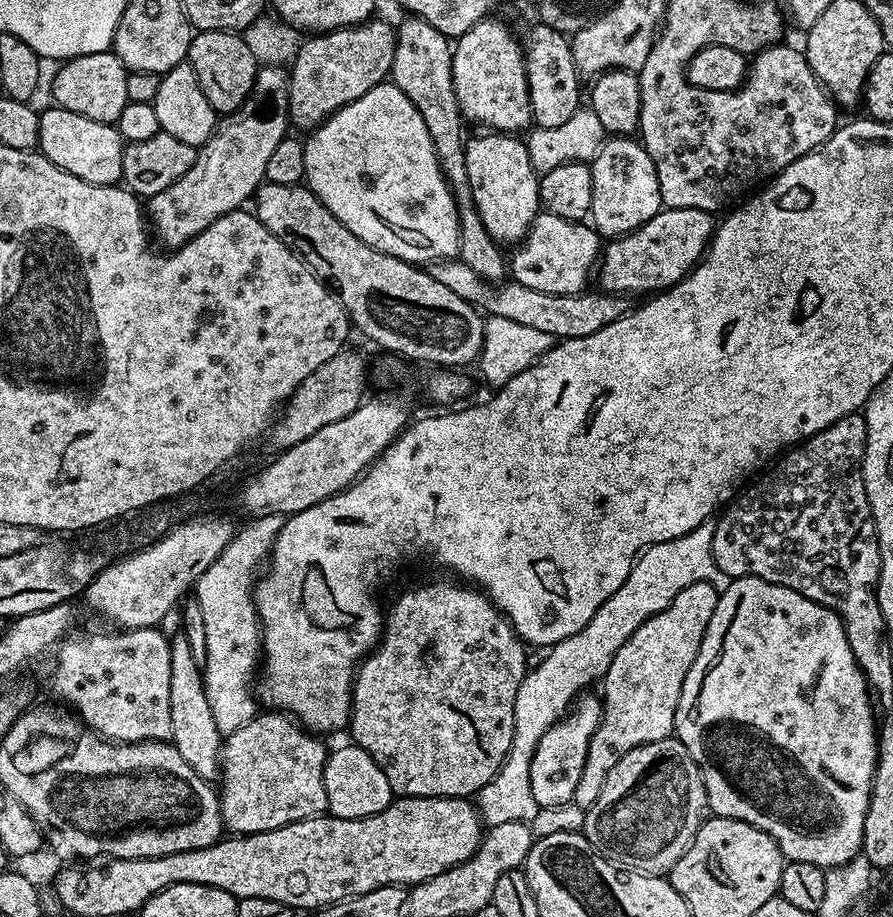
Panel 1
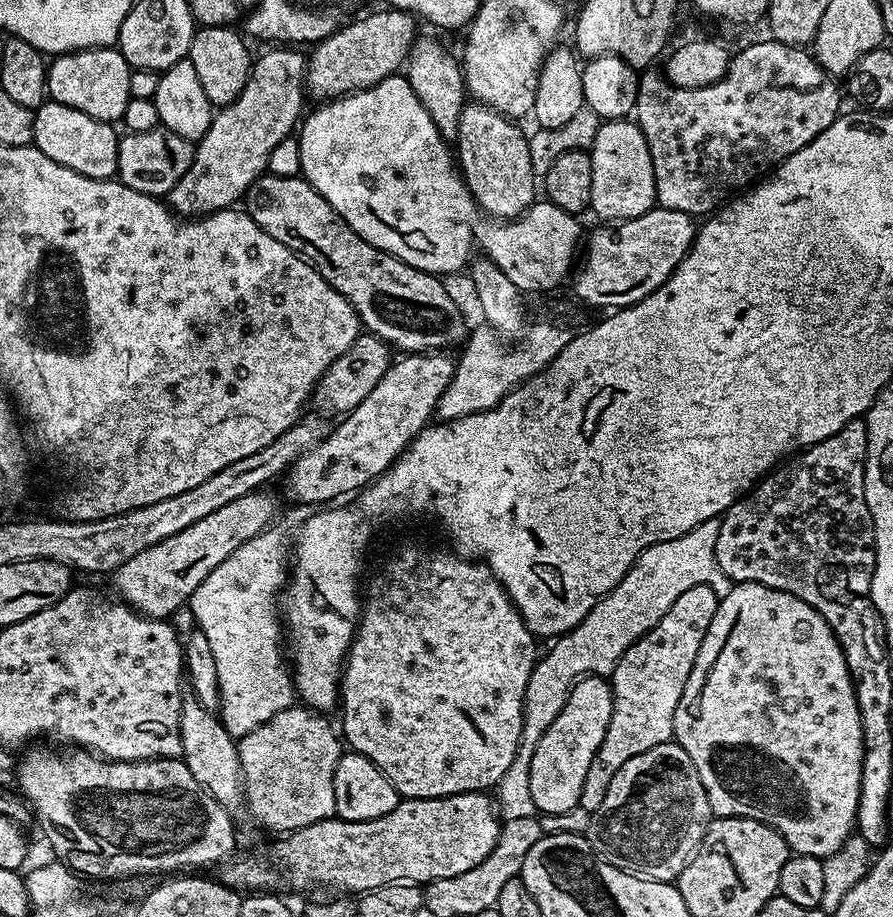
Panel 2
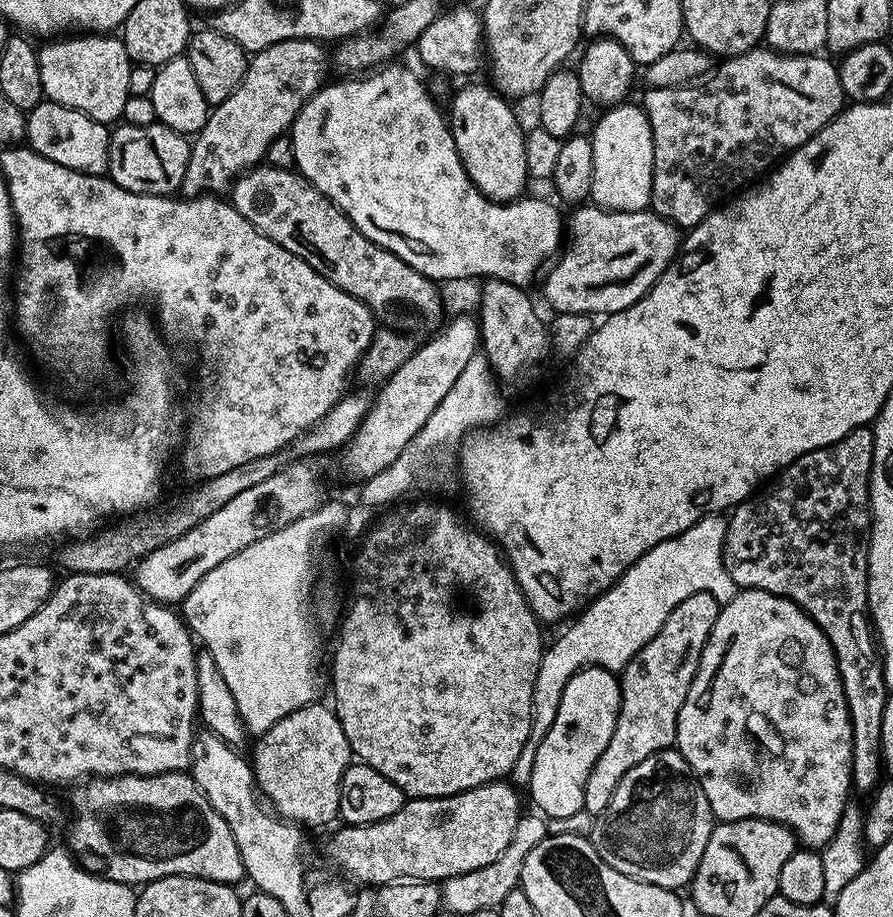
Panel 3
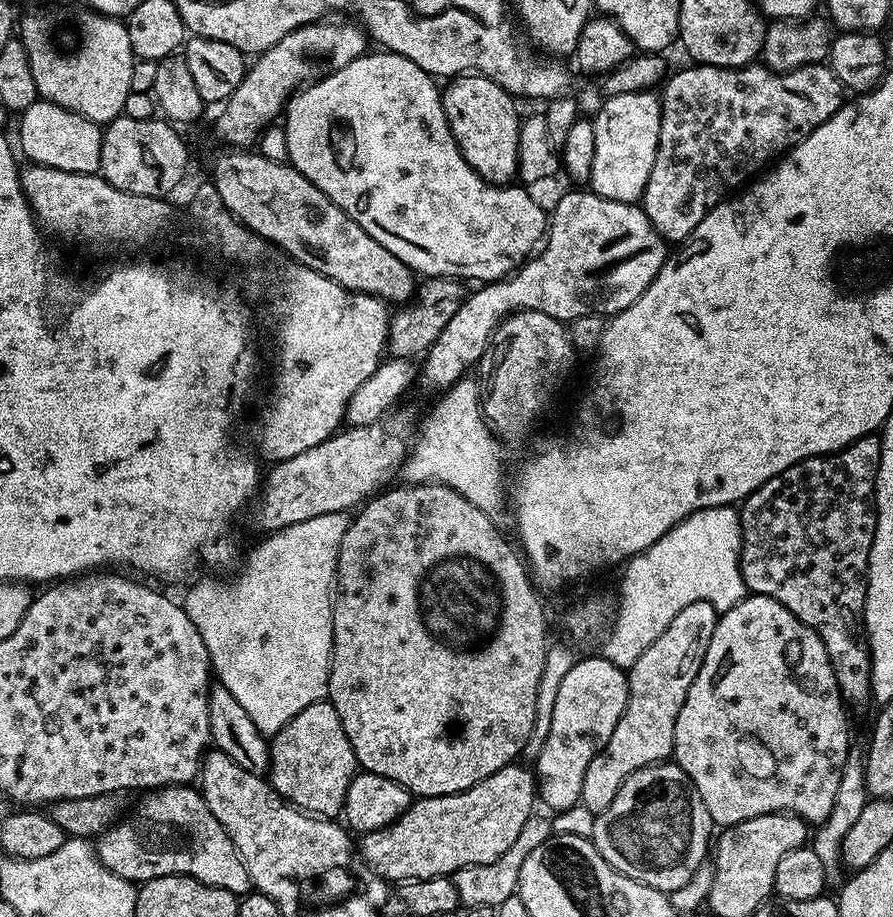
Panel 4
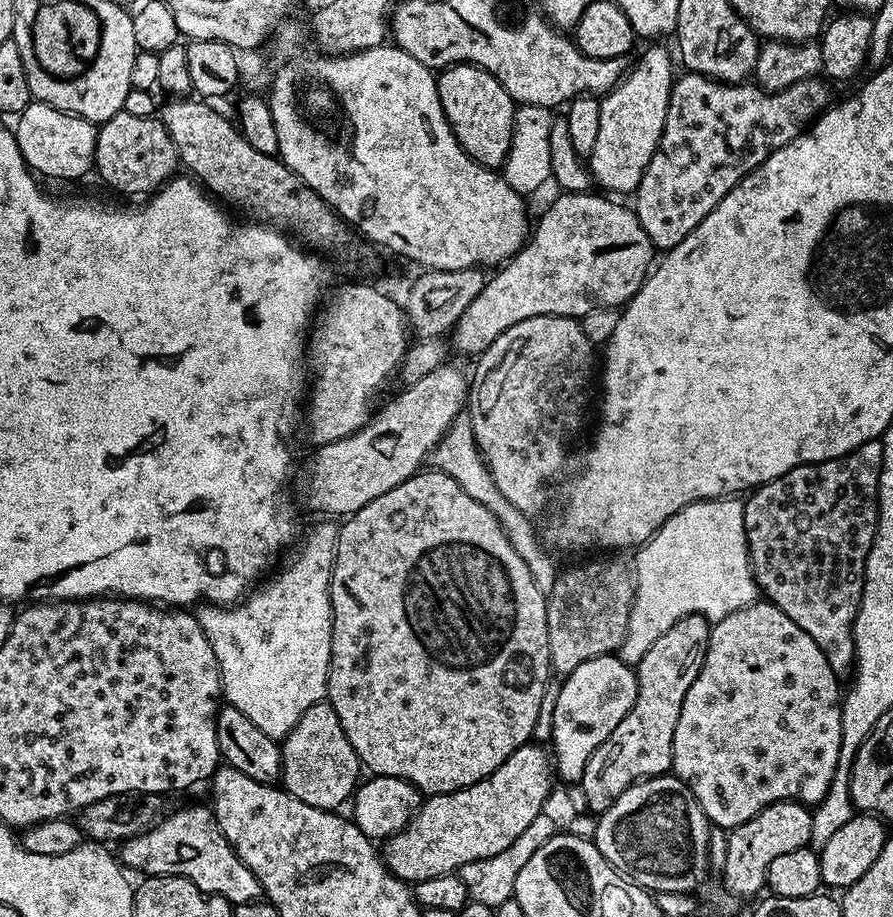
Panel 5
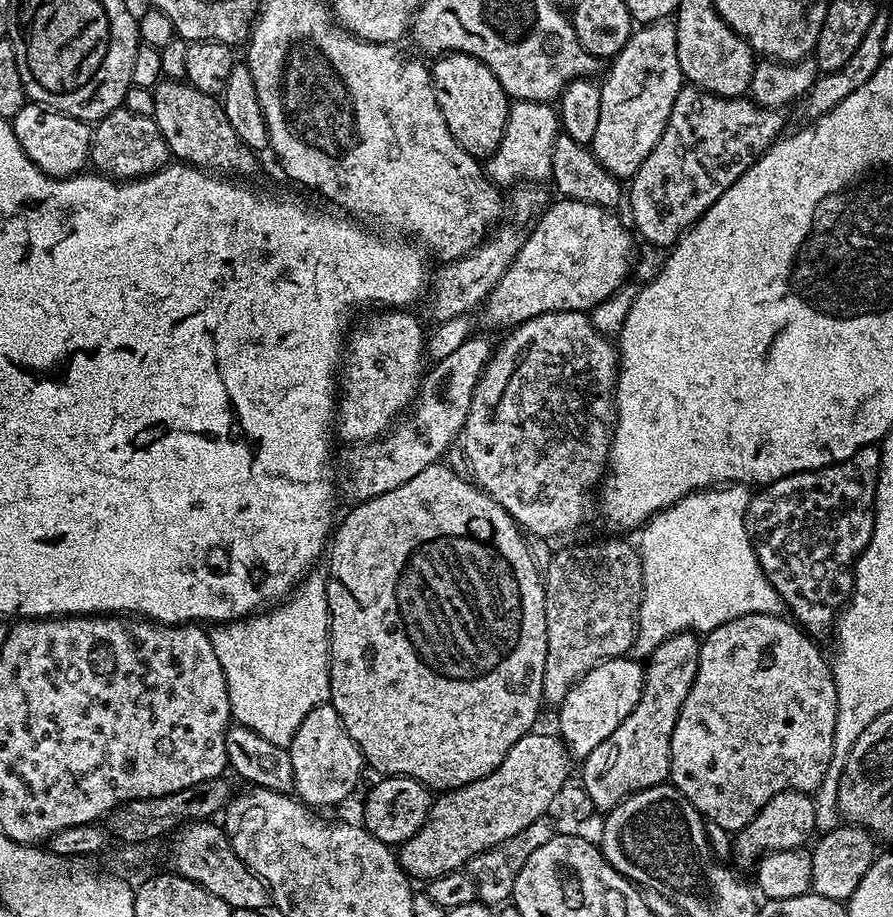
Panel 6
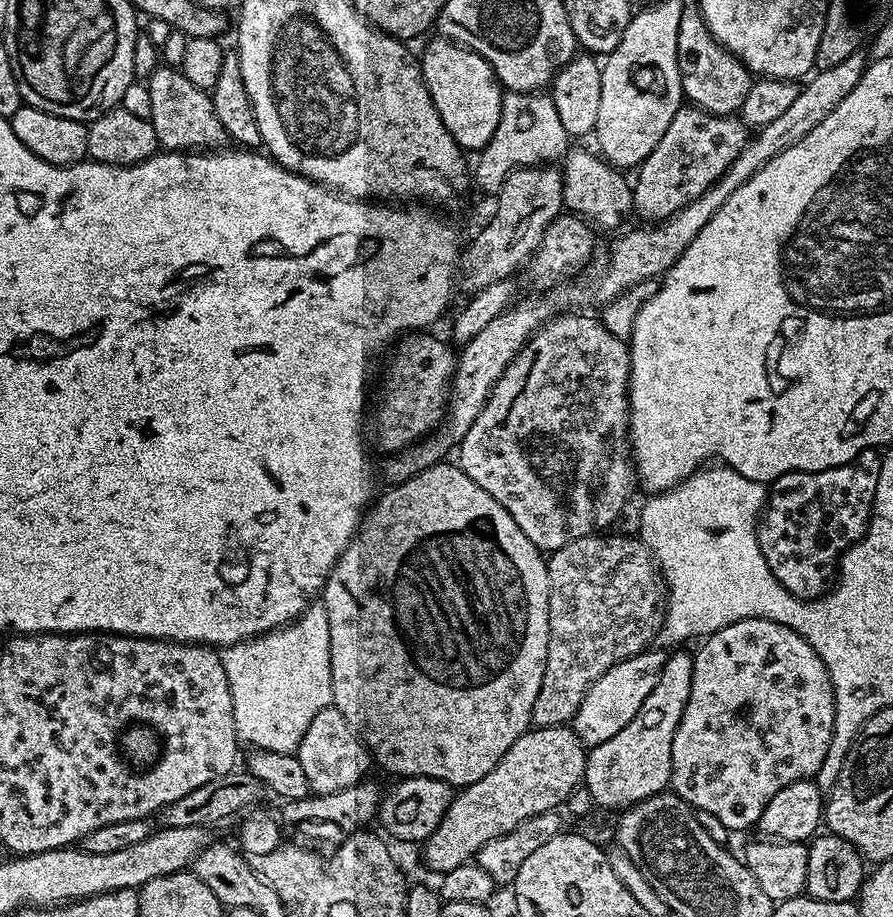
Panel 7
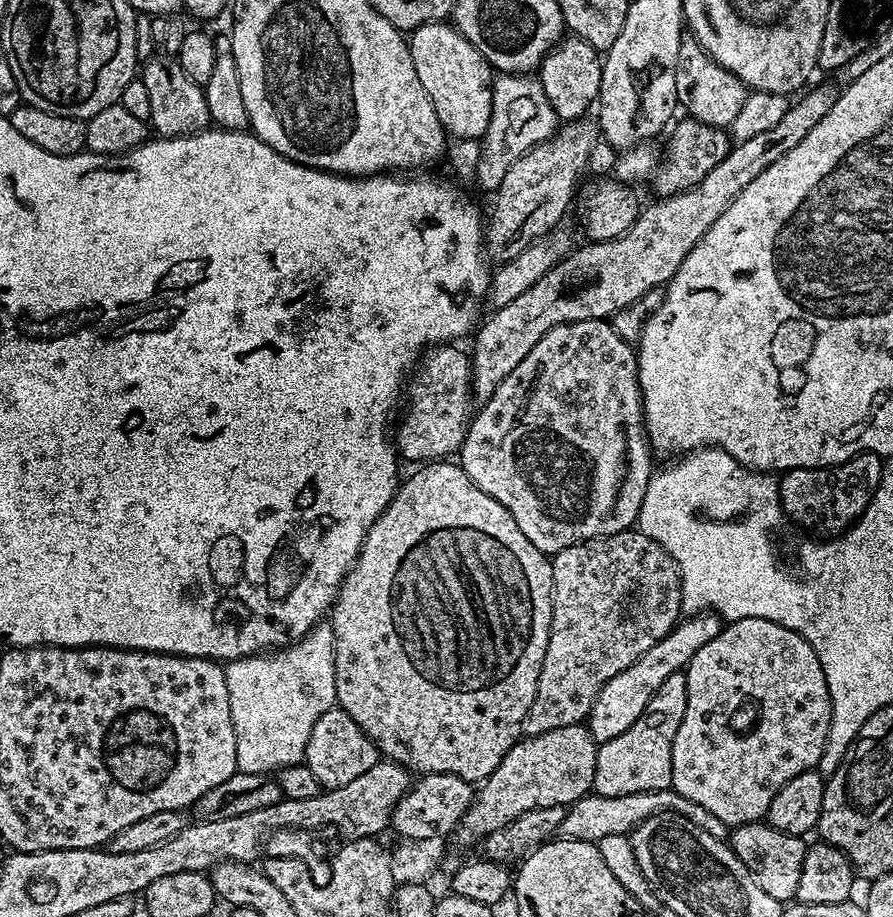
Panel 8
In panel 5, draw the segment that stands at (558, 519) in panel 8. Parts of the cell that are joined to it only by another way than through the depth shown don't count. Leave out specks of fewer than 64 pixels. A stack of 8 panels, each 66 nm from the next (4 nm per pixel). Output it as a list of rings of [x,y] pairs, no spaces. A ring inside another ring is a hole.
[[[539,316],[538,318],[526,318],[518,322],[518,326],[510,326],[490,346],[485,352],[480,353],[475,361],[476,373],[471,373],[470,387],[466,401],[466,422],[472,428],[472,433],[476,439],[476,448],[480,451],[480,457],[484,460],[485,466],[490,470],[490,478],[494,478],[494,486],[502,492],[502,498],[510,502],[513,506],[518,506],[528,517],[535,517],[535,512],[540,512],[548,504],[548,483],[556,480],[564,472],[564,463],[568,460],[568,443],[580,432],[580,427],[584,424],[584,419],[588,416],[588,396],[587,392],[592,388],[592,367],[597,367],[598,356],[594,353],[594,345],[586,338],[583,323],[579,319],[571,316]]]

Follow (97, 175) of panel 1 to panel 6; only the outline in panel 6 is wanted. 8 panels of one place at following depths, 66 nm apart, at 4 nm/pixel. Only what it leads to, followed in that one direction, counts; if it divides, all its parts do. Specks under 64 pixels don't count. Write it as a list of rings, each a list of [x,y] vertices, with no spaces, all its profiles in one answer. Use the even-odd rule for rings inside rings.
[[[28,102],[16,116],[11,117],[10,123],[30,162],[47,176],[63,178],[85,171],[84,163],[89,163],[92,151],[92,128],[85,121],[64,112],[53,112],[43,104]]]

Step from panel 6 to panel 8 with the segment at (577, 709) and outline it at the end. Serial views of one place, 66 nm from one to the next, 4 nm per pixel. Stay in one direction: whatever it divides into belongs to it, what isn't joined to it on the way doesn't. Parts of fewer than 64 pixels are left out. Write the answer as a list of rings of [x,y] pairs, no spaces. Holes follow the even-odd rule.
[[[713,611],[681,619],[672,632],[650,646],[650,650],[646,650],[646,654],[642,654],[640,660],[634,662],[634,666],[622,670],[622,674],[614,674],[614,678],[610,678],[606,686],[602,686],[598,698],[594,698],[594,706],[586,721],[586,727],[597,745],[610,742],[610,738],[618,738],[618,734],[626,734],[626,730],[630,730],[630,726],[634,726],[634,722],[638,722],[638,718],[644,715],[658,686],[662,686],[662,682],[666,682],[670,674],[687,669],[694,654],[698,654],[698,650],[702,650],[702,646],[706,646],[710,638],[717,636],[721,627],[722,621]]]

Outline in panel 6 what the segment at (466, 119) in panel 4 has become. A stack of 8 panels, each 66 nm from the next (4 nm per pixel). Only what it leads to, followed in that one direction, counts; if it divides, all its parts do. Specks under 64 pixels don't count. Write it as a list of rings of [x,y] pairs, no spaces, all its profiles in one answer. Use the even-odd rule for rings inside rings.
[[[450,52],[439,57],[430,71],[434,98],[458,146],[477,158],[492,156],[494,150],[498,150],[498,142],[502,142],[510,103],[510,97],[498,78],[494,78],[494,74],[478,58],[467,56],[464,52]]]

